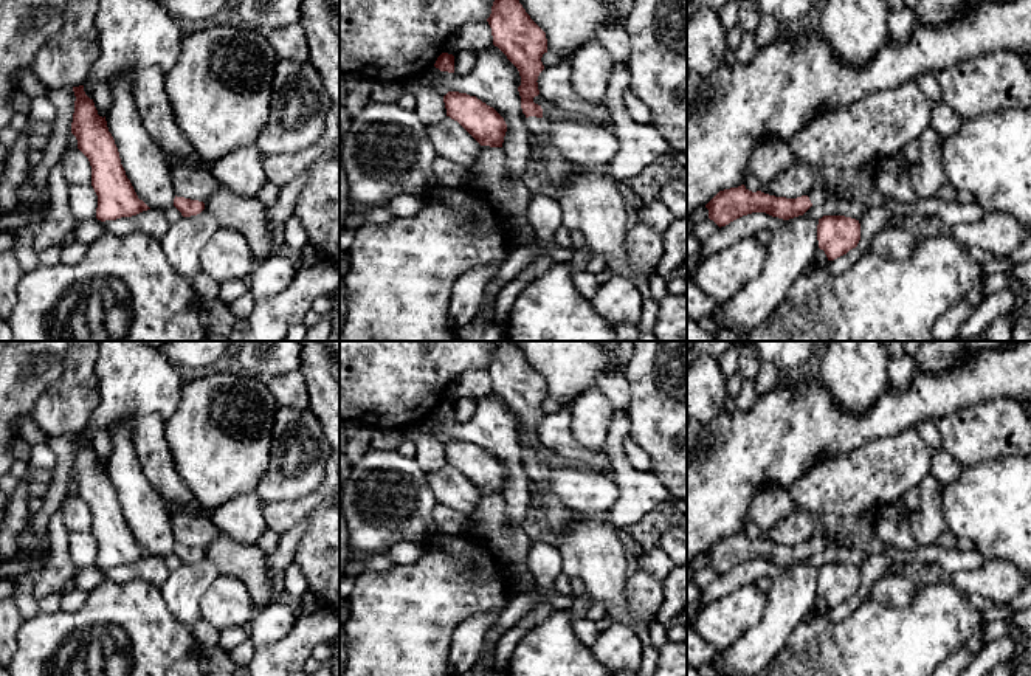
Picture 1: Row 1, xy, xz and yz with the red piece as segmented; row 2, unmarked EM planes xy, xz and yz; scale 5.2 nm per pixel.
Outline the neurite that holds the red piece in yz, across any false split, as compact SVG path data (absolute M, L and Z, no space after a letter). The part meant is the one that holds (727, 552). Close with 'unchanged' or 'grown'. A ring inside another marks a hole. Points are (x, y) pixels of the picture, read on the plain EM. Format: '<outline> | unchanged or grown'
M744 532L719 538L707 552L709 566L719 575L730 569L752 561L766 560L772 564L789 567L803 563L812 552L823 552L826 547L822 538L797 546L775 544L761 538L752 540Z | grown

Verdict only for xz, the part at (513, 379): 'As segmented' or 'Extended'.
Extended

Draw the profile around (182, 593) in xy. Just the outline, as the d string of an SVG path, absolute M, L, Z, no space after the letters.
M203 557L197 563L181 564L172 571L161 586L169 611L191 631L202 619L200 598L220 575L219 567Z

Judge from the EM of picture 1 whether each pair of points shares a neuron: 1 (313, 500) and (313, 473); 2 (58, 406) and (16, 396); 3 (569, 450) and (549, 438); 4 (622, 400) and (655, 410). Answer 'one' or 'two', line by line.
1: two
2: two
3: one
4: two

